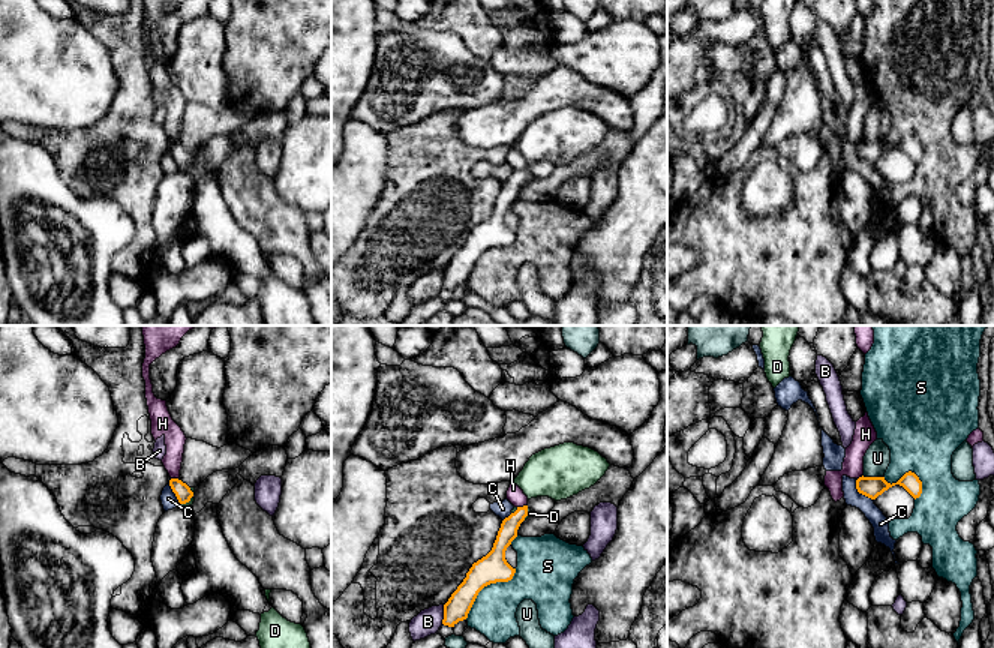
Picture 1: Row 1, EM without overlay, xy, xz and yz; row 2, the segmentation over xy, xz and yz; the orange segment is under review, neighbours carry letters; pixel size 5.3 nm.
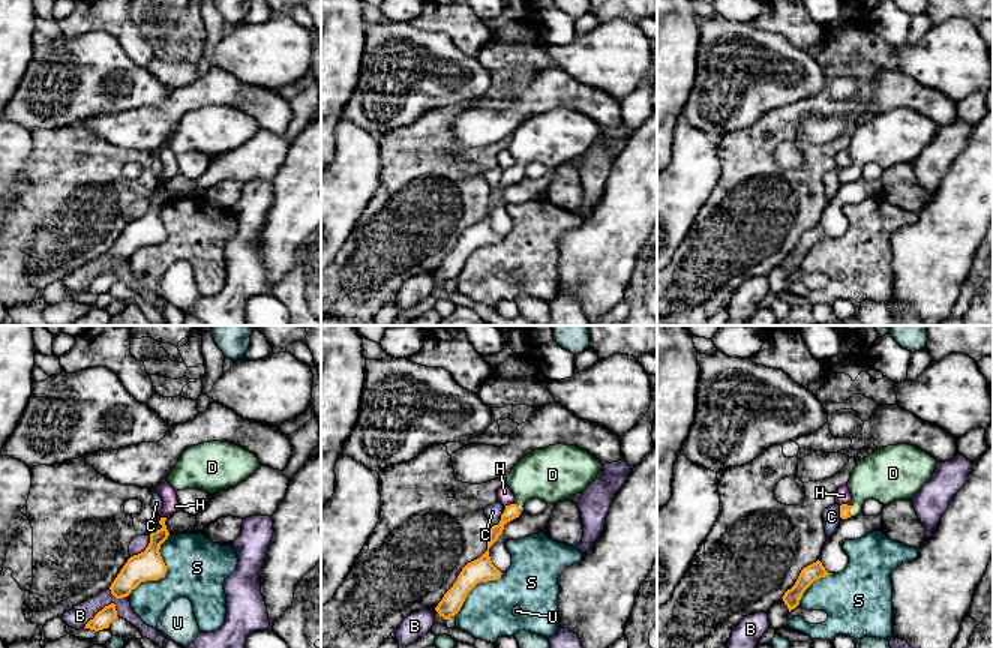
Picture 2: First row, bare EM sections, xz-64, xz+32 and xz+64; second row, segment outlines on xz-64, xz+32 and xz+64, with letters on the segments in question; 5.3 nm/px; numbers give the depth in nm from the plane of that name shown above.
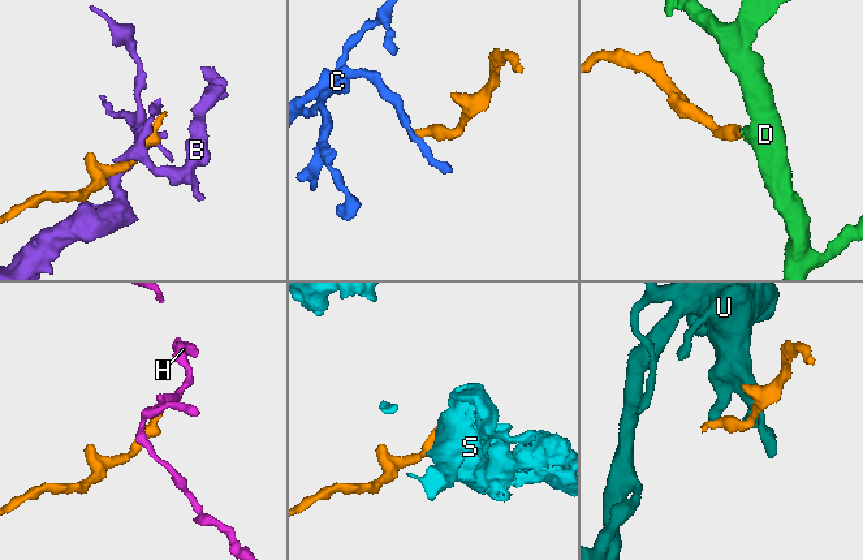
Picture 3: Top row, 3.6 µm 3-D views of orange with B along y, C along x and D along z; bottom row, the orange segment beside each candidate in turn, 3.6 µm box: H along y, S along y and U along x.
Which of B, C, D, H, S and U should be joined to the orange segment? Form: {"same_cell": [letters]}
{"same_cell": ["D"]}

